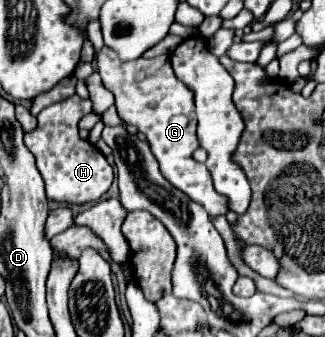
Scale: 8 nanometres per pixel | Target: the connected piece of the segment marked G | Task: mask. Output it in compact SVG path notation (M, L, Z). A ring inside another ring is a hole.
M102 46L96 54L98 74L104 86L116 98L116 110L124 124L134 124L142 134L146 134L152 154L160 164L162 176L194 202L202 204L210 216L226 214L228 206L224 196L216 194L212 186L212 176L206 164L192 160L192 152L200 146L196 138L196 114L192 92L174 76L168 56L158 56L152 60L140 58L136 62L120 62L118 56Z

